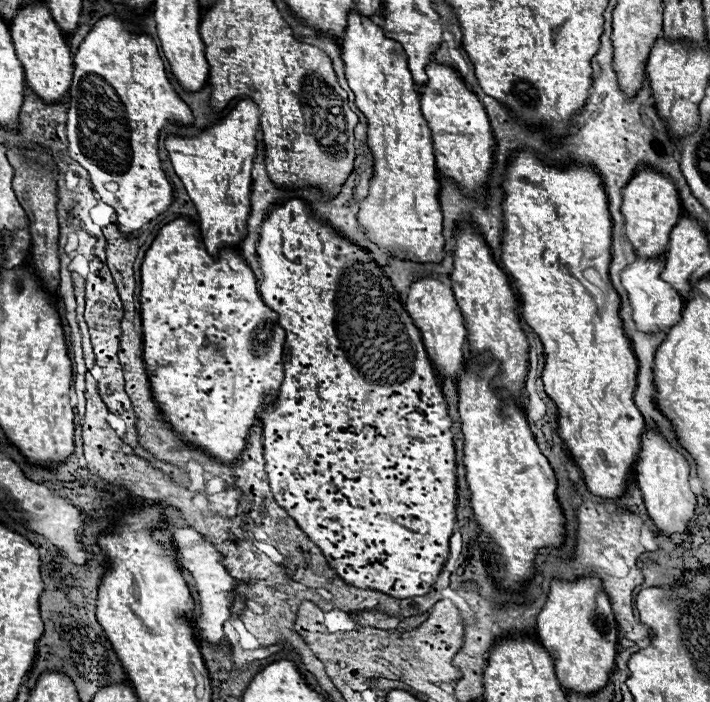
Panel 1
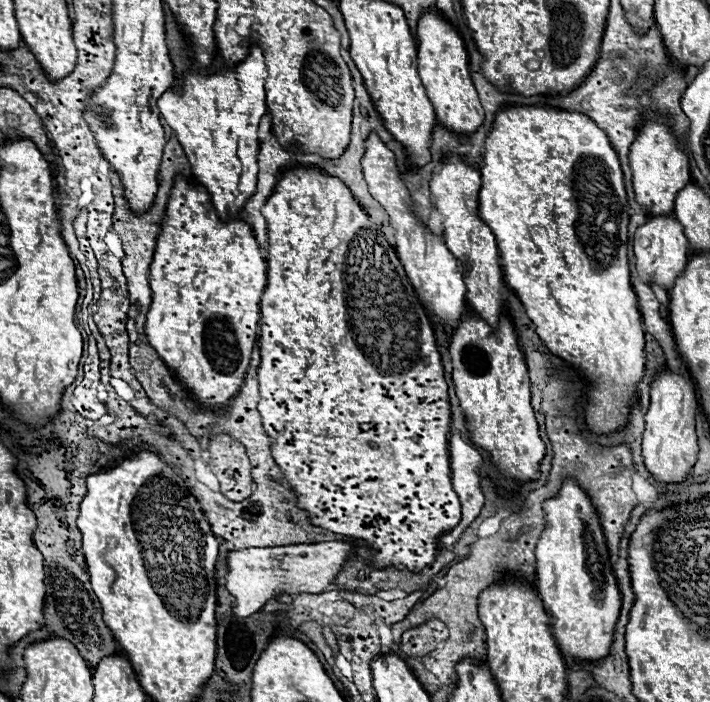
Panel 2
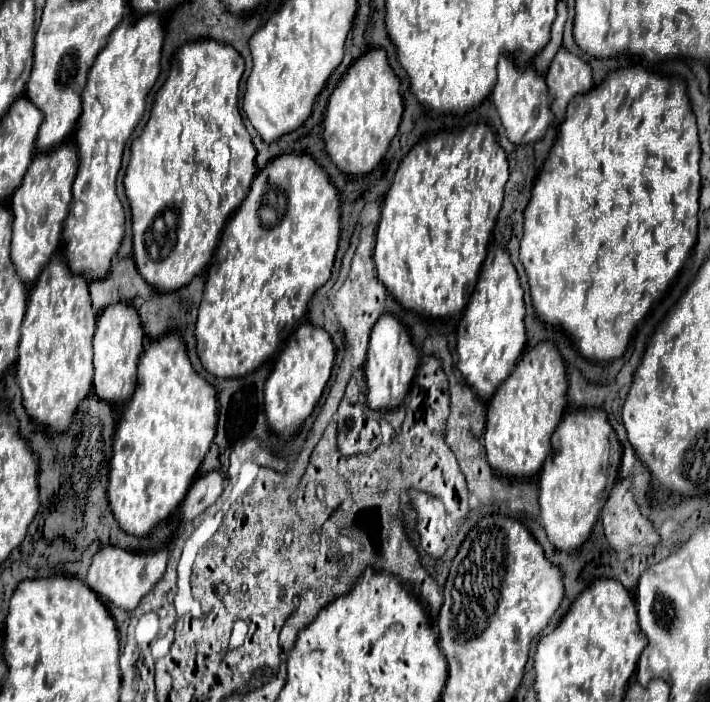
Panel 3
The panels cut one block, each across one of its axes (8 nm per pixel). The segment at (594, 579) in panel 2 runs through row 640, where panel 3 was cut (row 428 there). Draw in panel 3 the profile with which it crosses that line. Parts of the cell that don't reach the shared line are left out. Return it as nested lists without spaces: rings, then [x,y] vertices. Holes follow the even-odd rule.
[[[578,410],[578,412],[568,412],[562,418],[562,422],[552,434],[552,454],[548,456],[540,474],[540,498],[538,498],[542,526],[556,550],[574,552],[582,548],[582,544],[590,538],[592,528],[600,516],[600,510],[606,504],[608,494],[618,480],[620,458],[622,458],[622,446],[608,422],[608,416],[602,410]]]

